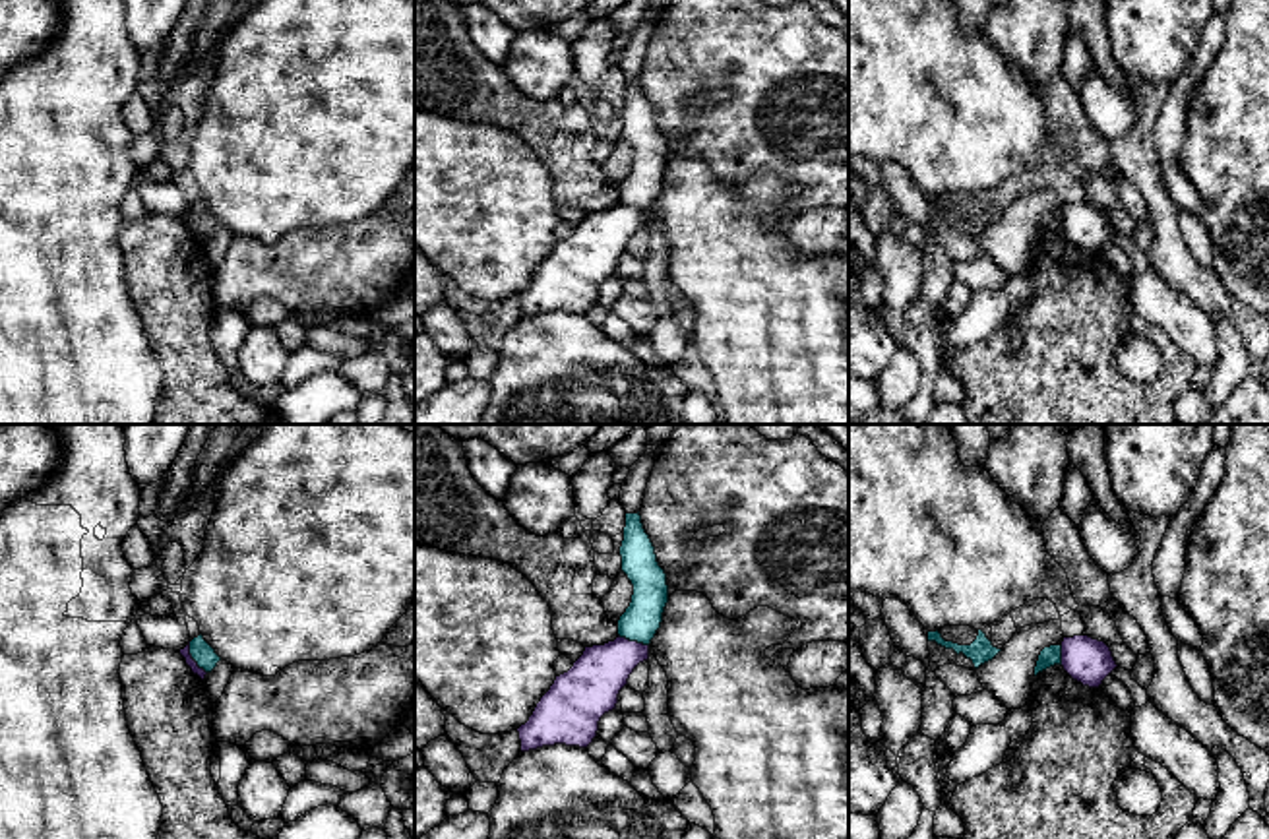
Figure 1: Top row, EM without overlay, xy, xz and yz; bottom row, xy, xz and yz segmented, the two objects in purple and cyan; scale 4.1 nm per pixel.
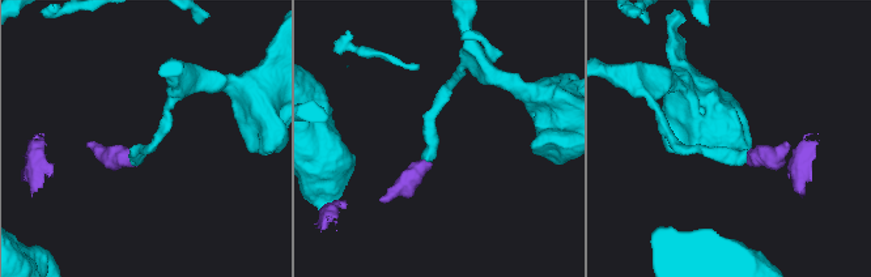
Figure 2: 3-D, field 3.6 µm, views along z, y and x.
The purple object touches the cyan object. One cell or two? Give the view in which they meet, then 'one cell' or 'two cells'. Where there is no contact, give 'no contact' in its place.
xy | two cells

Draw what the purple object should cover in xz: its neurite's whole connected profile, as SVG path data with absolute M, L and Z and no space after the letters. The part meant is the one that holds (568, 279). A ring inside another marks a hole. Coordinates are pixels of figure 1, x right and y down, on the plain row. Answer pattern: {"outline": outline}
{"outline": "M620 202L604 211L585 213L517 295L521 318L554 310L587 314L597 302L601 283L616 275L620 256L647 225L649 211Z"}

